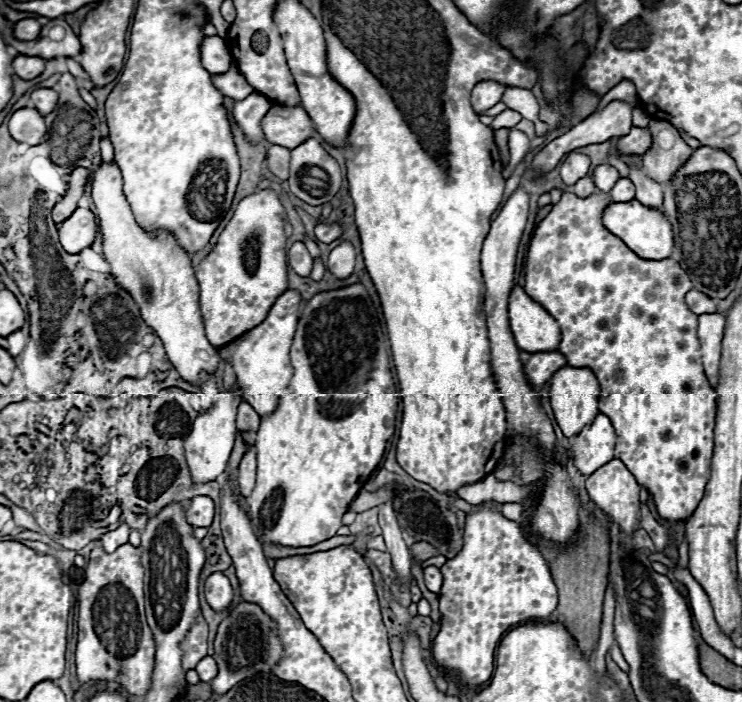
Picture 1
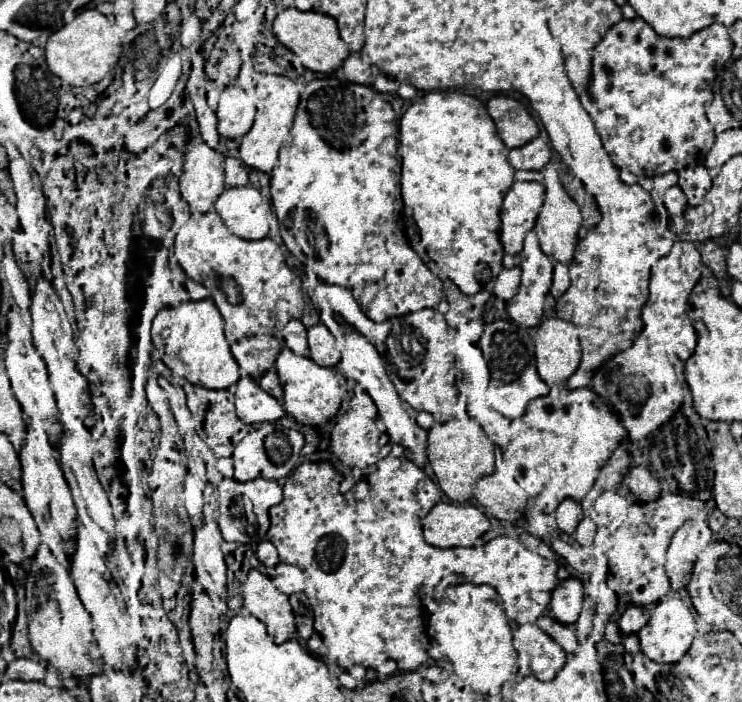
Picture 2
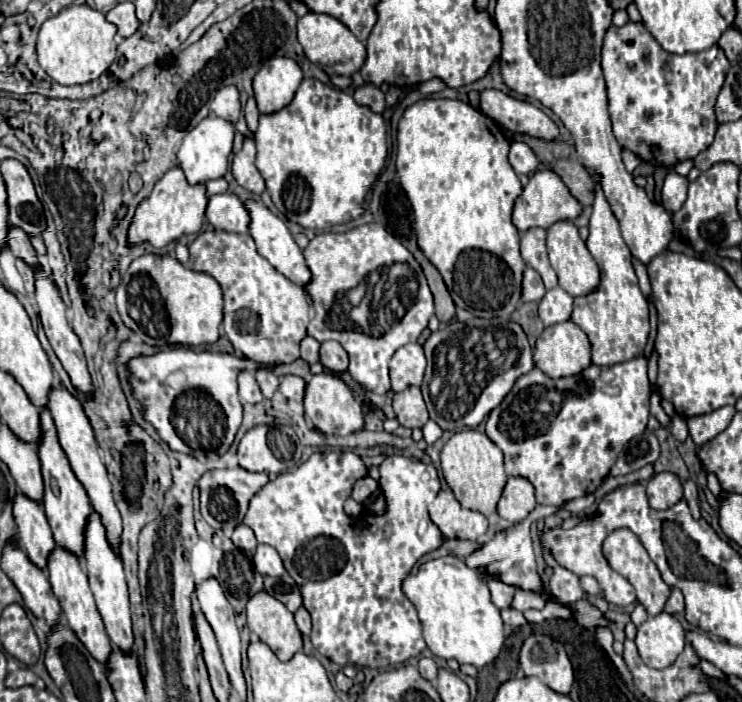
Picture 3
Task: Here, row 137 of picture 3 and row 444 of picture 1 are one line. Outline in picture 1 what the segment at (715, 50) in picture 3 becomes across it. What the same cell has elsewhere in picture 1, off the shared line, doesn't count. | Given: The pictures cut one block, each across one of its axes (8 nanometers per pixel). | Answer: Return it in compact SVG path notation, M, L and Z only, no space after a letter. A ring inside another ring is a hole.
M562 194L560 202L552 206L550 214L534 228L530 246L528 246L528 256L526 256L526 284L524 290L528 296L532 296L538 304L542 304L558 322L562 330L562 340L558 344L558 352L562 352L568 360L568 366L580 366L580 368L590 368L602 388L602 396L598 400L598 410L606 414L612 420L612 426L616 430L616 448L614 448L614 458L622 460L626 468L636 476L638 484L648 490L648 494L654 500L656 512L662 520L668 522L678 522L686 520L700 504L704 496L704 488L710 480L710 466L712 466L712 452L714 452L714 418L716 418L716 392L710 388L706 374L702 370L702 360L700 360L700 346L698 346L698 336L696 336L696 324L698 316L690 312L690 308L684 304L684 296L692 290L692 282L688 280L688 274L680 268L680 264L672 258L666 260L644 260L636 256L620 238L612 236L602 224L602 214L604 208L612 204L610 196L606 194L590 194L588 198L578 198L576 194Z

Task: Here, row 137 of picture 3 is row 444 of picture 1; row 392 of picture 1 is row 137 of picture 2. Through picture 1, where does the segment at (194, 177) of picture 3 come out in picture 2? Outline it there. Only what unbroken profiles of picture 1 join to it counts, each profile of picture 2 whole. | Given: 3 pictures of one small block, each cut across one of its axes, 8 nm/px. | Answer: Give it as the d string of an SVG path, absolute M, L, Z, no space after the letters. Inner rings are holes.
M236 86L224 88L220 94L220 102L216 108L218 118L218 134L224 138L240 138L252 128L254 120L254 104L250 98Z

